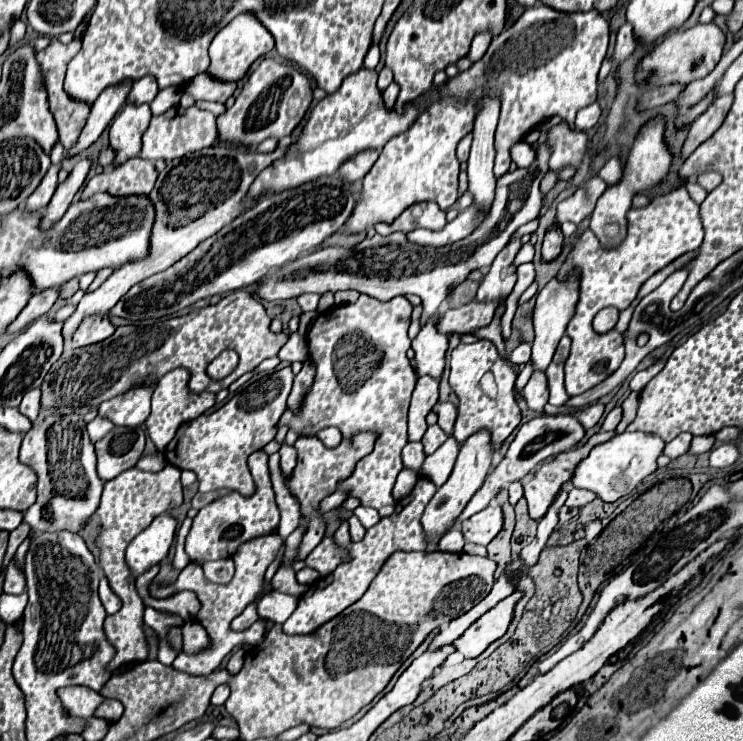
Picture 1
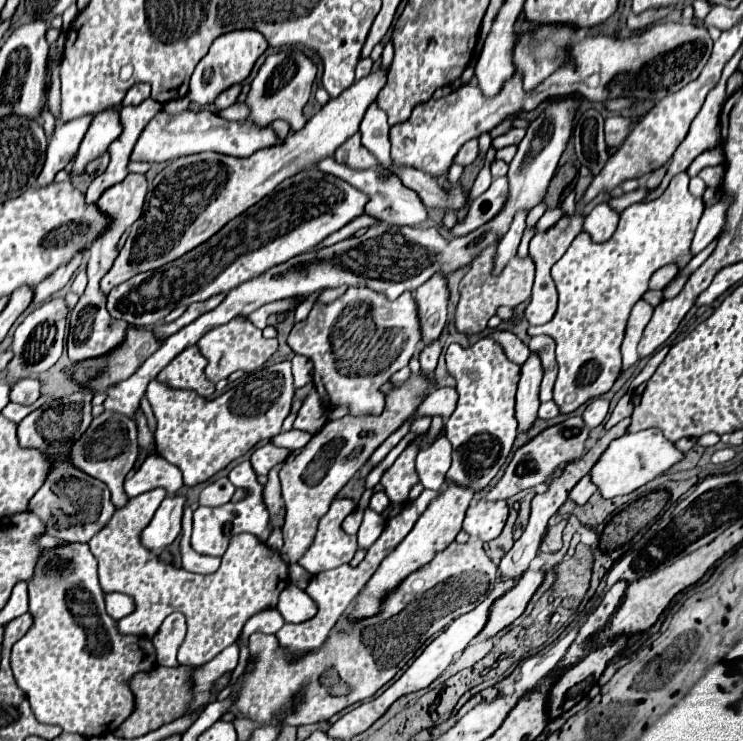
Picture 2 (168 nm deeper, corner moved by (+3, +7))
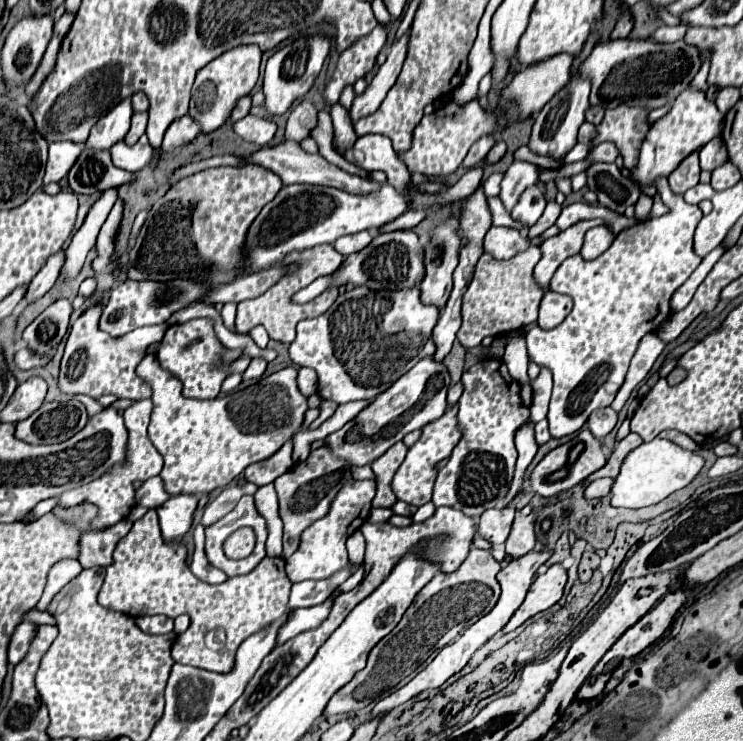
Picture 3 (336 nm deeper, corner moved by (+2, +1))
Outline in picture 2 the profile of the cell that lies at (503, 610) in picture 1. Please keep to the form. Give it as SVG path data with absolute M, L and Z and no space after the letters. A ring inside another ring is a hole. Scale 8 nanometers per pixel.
M525 571L521 581L505 597L493 601L493 609L489 611L489 621L485 623L485 629L477 635L479 639L491 639L501 629L509 627L527 607L531 595L537 591L537 587L543 581L543 571Z

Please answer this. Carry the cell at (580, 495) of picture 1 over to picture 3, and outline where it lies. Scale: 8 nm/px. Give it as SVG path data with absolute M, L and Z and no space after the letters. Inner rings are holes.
M594 479L586 485L586 499L598 499L610 493L610 487L614 485L614 479Z

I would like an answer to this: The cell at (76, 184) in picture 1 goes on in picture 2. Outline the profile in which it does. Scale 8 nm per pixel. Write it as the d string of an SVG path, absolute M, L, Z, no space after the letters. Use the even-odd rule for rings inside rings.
M109 109L109 111L101 111L95 115L89 131L85 133L85 139L77 151L77 157L73 161L73 169L71 169L71 179L77 175L85 173L85 165L89 165L89 161L97 159L101 153L107 151L107 147L117 139L117 135L121 133L121 123L119 123L119 113L117 109Z

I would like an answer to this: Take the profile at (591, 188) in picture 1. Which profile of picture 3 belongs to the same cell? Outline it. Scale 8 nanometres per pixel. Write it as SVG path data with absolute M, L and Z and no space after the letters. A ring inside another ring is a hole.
M686 89L676 99L672 111L666 117L662 117L660 121L656 121L652 125L652 129L648 131L648 135L642 143L640 161L638 161L636 169L632 171L632 179L636 179L642 185L652 185L656 177L662 177L662 175L668 177L682 163L682 159L686 159L690 153L698 151L708 141L718 137L722 133L722 129L724 129L724 115L716 109L716 105L712 101L708 101L704 93L700 93L696 89Z

